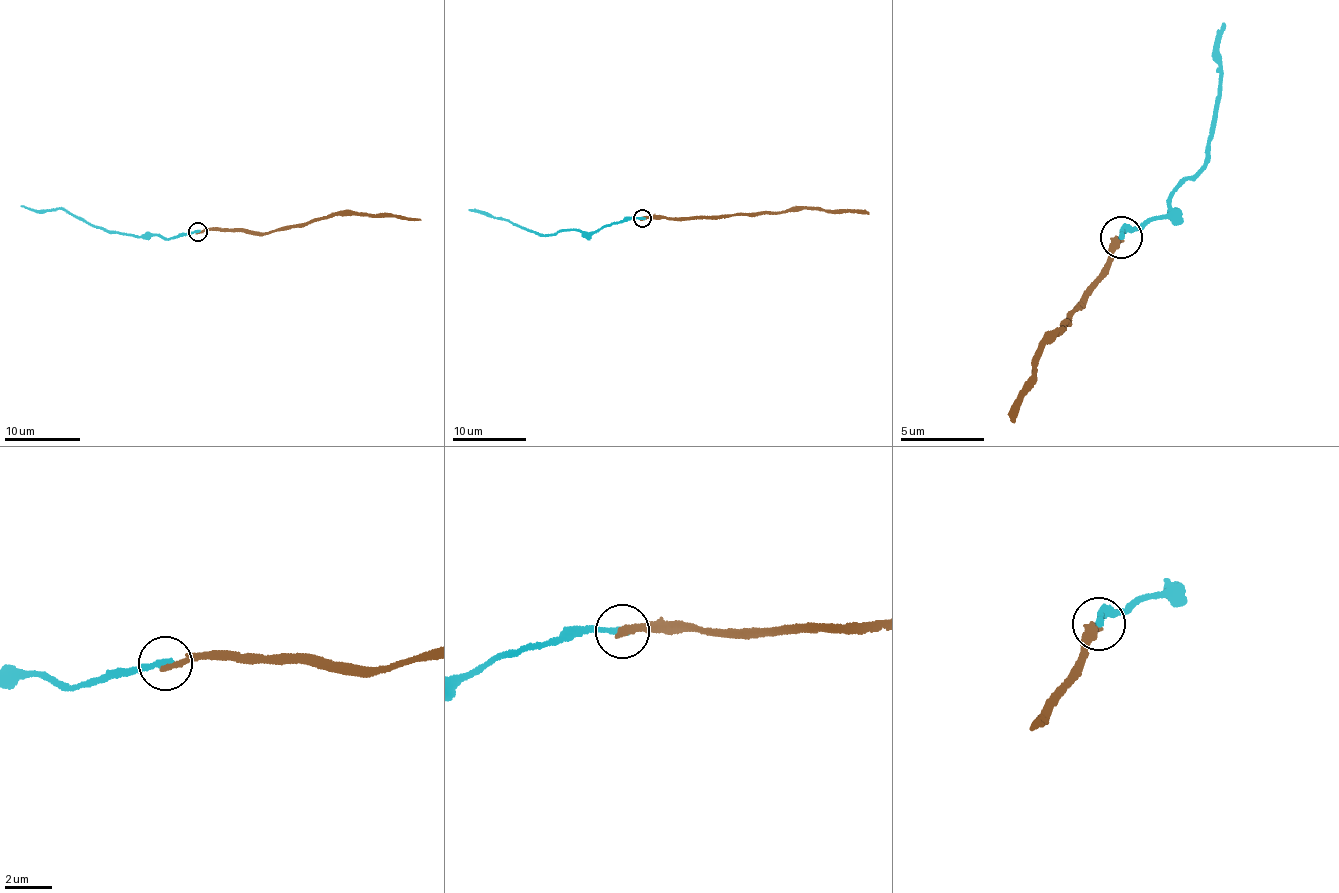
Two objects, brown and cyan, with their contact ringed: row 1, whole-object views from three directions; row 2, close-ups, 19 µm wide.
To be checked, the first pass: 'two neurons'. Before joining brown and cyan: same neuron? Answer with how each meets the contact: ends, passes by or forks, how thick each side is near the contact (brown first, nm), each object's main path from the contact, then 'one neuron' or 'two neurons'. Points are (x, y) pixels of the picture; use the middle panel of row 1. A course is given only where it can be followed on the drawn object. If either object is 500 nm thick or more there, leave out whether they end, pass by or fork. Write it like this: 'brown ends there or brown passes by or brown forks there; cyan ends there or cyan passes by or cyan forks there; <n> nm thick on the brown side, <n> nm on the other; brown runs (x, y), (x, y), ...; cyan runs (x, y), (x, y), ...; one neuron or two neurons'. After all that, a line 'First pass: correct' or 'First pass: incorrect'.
brown ends there; cyan ends there; 280 nm thick on the brown side, 280 nm on the other; brown runs (642, 218), (712, 220), (803, 208), (868, 212); cyan runs (642, 218), (627, 217), (595, 231), (561, 229), (546, 234), (469, 208); two neurons
First pass: correct

